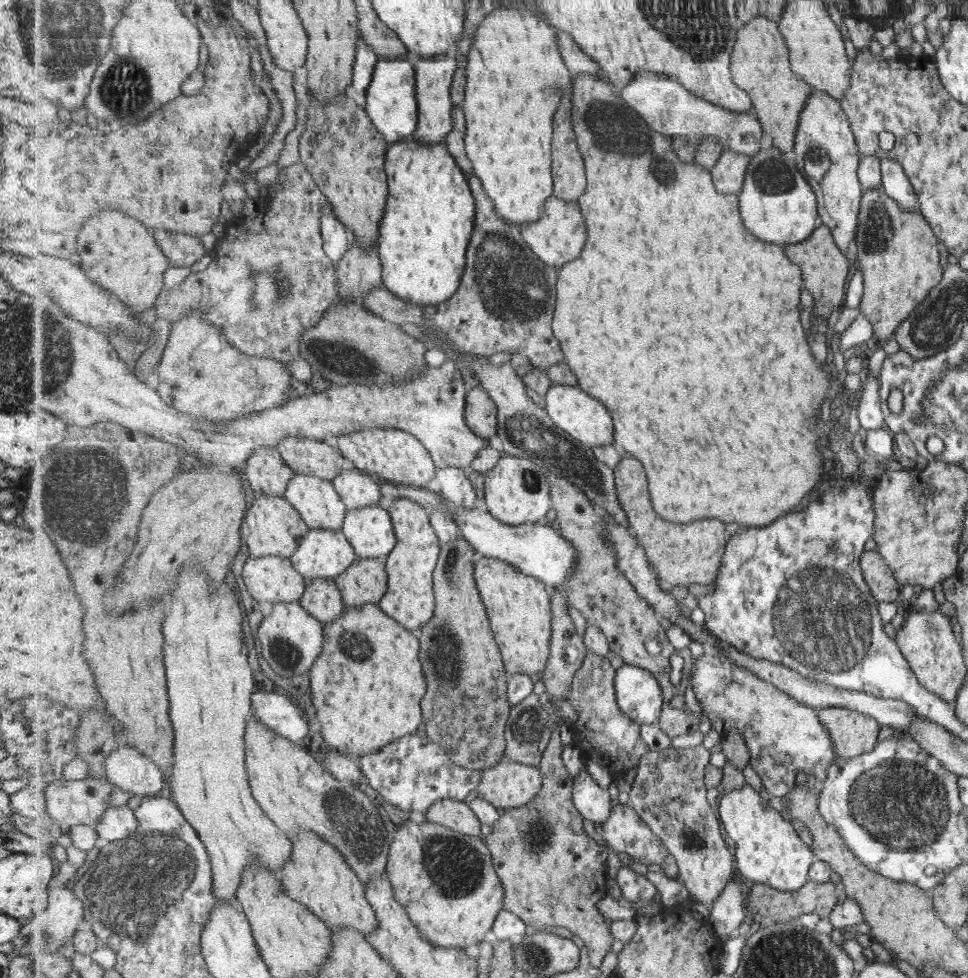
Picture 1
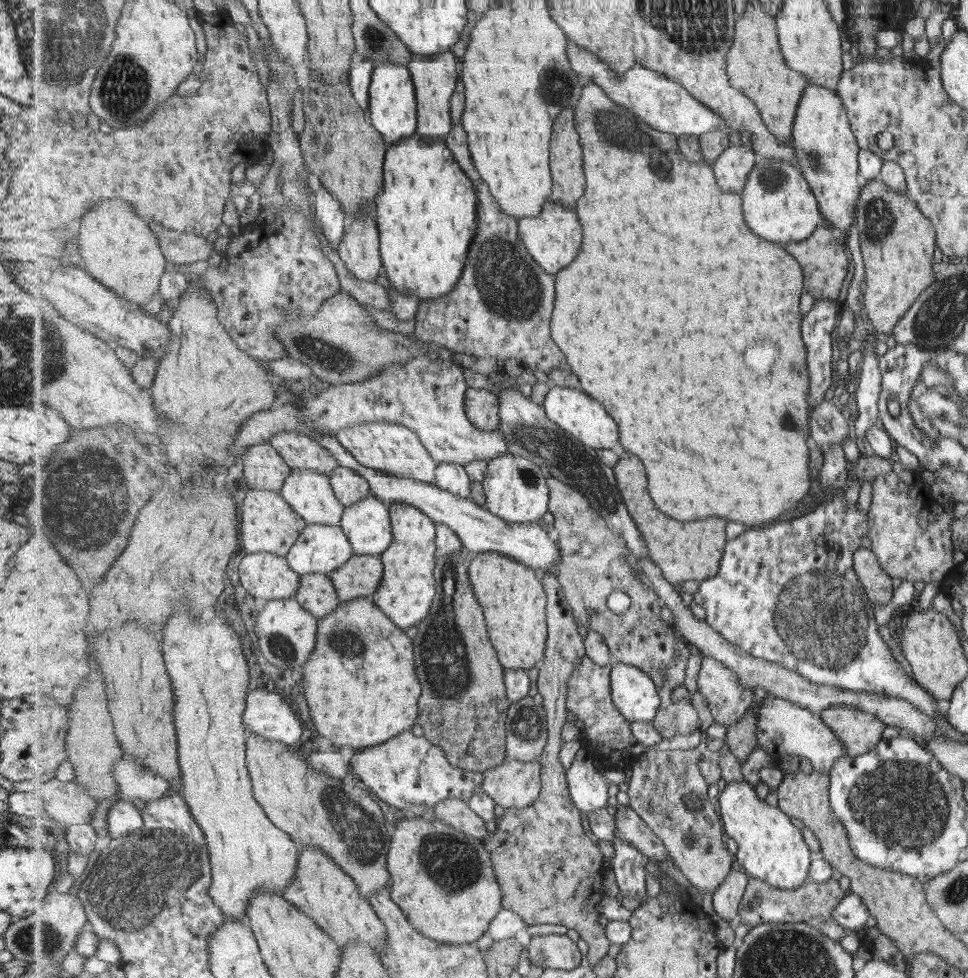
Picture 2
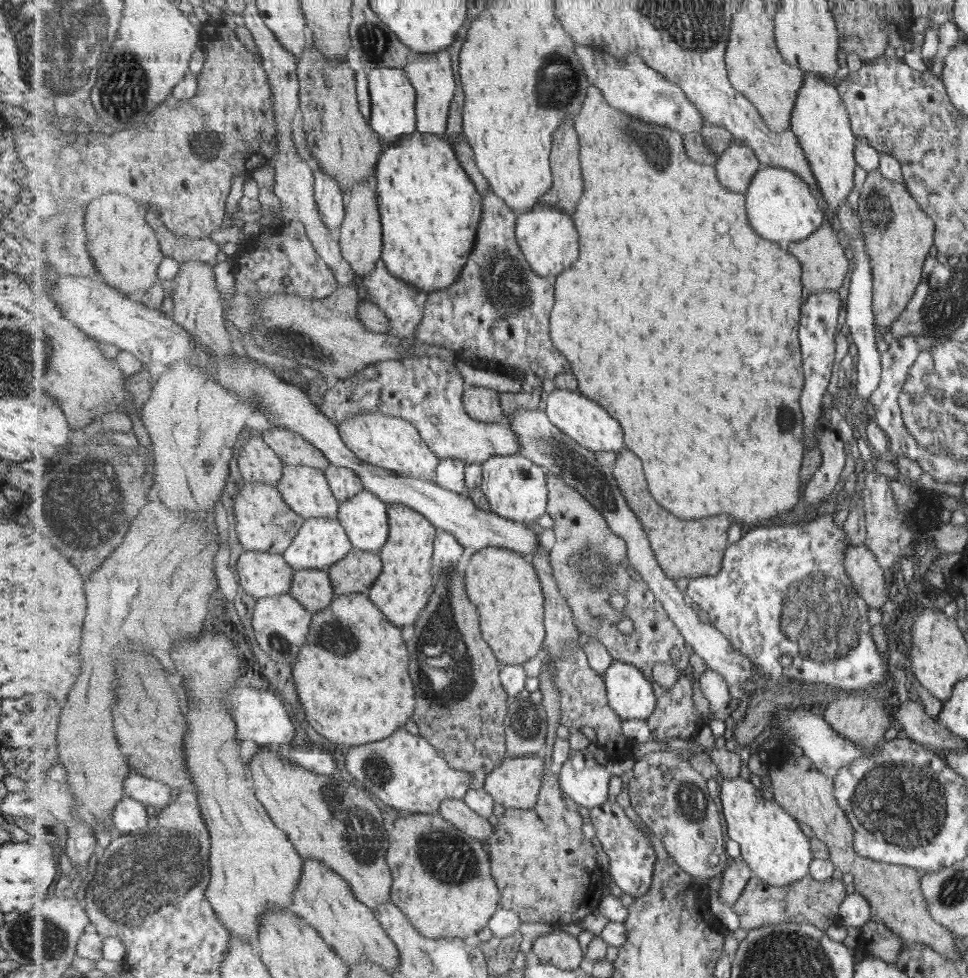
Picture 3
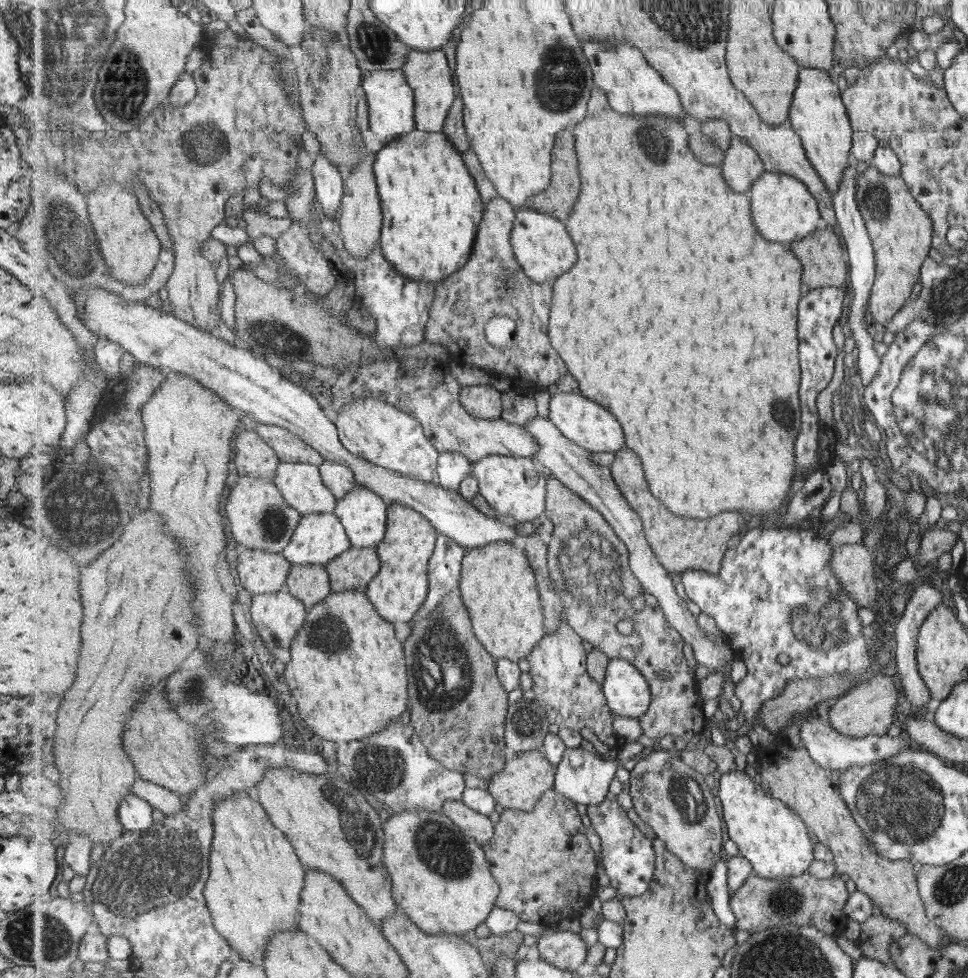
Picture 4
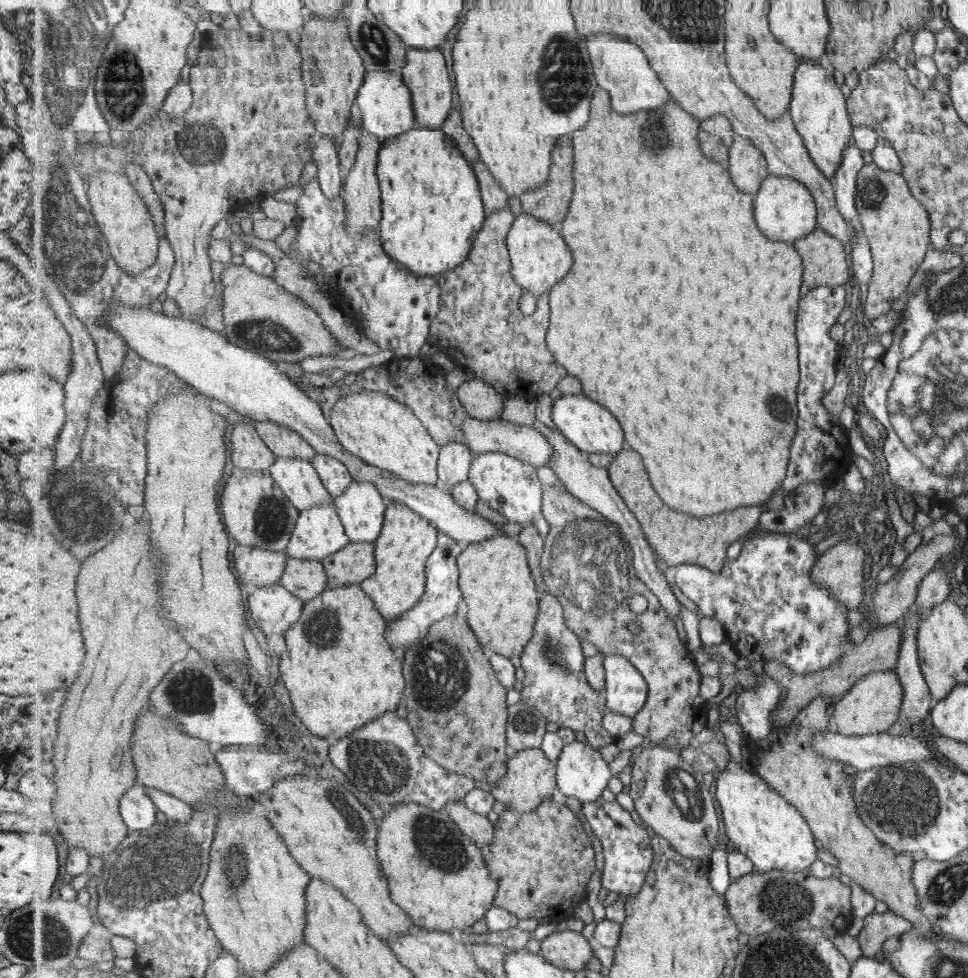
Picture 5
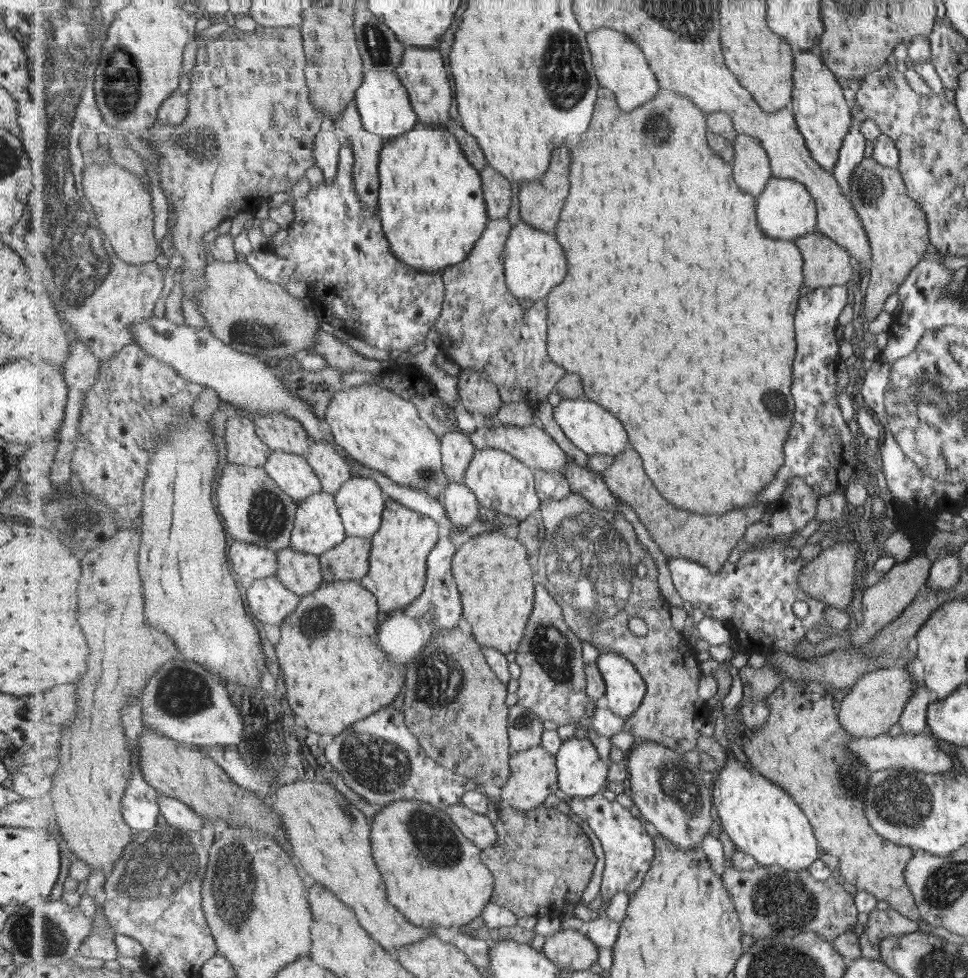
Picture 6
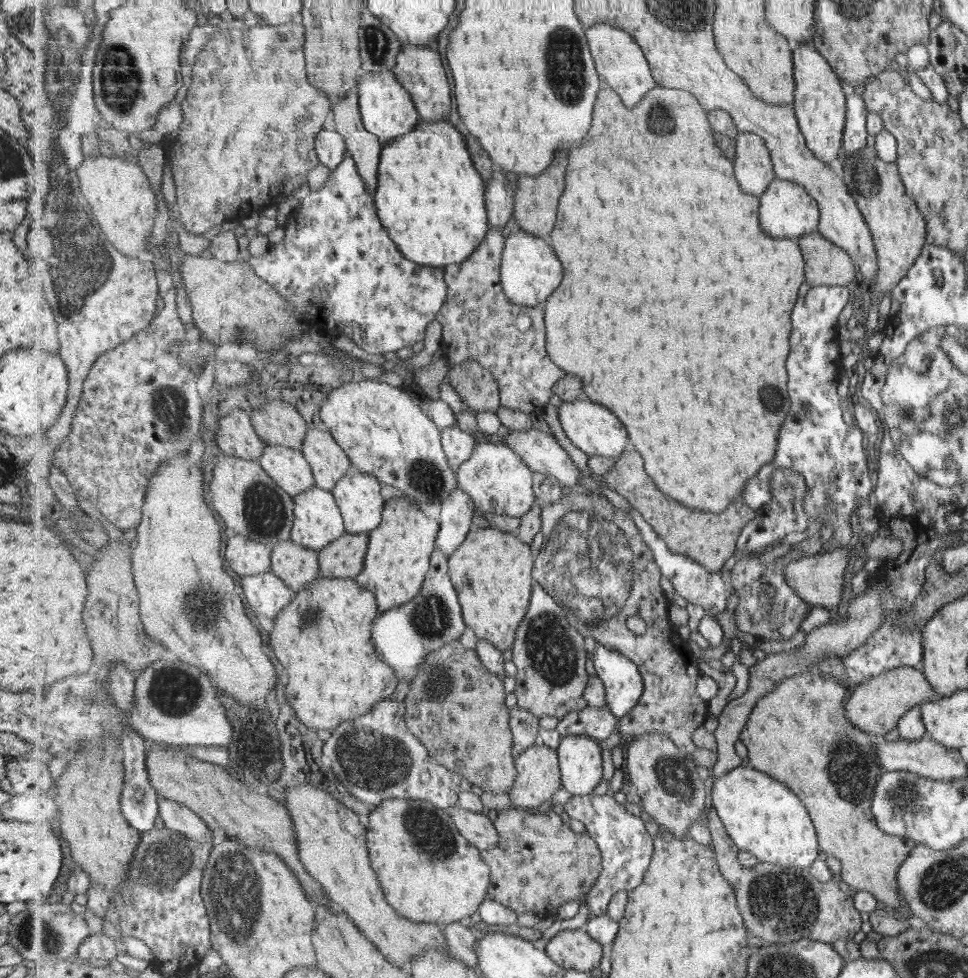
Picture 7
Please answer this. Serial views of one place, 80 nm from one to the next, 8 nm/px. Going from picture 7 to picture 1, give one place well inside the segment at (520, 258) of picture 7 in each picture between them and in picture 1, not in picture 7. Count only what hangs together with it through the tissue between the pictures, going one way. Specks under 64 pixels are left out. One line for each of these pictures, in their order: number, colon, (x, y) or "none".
1: (558, 237)
2: (553, 238)
3: (548, 238)
4: (541, 244)
5: (540, 256)
6: (535, 263)

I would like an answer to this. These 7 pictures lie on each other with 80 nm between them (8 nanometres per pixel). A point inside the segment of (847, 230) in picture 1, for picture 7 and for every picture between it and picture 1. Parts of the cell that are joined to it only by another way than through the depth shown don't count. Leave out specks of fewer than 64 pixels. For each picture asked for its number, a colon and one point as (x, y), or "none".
2: (827, 149)
3: (821, 120)
4: (818, 114)
5: (819, 109)
6: (822, 113)
7: (821, 107)

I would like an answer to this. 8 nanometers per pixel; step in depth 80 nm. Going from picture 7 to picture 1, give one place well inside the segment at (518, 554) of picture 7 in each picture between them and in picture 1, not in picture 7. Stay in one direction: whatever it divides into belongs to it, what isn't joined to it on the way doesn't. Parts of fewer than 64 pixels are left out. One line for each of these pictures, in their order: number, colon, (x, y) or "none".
1: (519, 606)
2: (512, 595)
3: (504, 585)
4: (499, 587)
5: (500, 590)
6: (498, 586)

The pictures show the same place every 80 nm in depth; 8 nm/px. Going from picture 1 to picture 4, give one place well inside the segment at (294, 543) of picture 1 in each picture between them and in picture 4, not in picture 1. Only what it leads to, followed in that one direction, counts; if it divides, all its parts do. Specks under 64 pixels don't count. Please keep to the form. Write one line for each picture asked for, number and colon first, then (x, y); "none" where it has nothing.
2: (269, 524)
3: (264, 521)
4: (260, 518)

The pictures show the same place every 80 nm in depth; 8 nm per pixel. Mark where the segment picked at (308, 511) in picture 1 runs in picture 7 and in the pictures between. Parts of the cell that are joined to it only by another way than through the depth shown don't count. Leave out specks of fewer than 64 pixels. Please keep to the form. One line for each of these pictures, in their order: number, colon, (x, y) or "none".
2: (310, 494)
3: (306, 489)
4: (302, 485)
5: (299, 480)
6: (292, 472)
7: (288, 466)

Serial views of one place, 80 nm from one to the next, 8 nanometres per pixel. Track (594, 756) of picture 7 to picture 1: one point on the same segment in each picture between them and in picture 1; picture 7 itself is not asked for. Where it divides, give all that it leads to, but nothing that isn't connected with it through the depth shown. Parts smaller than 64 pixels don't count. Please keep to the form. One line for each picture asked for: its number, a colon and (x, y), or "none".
1: (593, 801)
2: (589, 788)
3: (589, 787)
4: (588, 784)
5: (582, 773)
6: (581, 772)

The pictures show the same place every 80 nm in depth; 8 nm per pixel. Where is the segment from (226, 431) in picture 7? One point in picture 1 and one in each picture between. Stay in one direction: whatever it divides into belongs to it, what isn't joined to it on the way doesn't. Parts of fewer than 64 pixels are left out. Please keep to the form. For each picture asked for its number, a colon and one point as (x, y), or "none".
1: (267, 472)
2: (264, 468)
3: (258, 463)
4: (254, 457)
5: (249, 451)
6: (244, 446)

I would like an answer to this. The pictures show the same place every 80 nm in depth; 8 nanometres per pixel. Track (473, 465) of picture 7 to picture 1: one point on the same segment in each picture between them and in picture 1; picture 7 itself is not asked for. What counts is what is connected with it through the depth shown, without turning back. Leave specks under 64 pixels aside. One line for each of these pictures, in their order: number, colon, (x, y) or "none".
1: (517, 491)
2: (516, 488)
3: (516, 488)
4: (517, 489)
5: (512, 487)
6: (501, 482)

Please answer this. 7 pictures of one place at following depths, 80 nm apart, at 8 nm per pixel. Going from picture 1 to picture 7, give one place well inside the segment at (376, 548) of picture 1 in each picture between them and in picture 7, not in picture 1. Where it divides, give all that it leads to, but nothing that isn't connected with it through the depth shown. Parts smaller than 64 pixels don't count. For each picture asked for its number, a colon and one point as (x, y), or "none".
2: (368, 525)
3: (365, 517)
4: (364, 514)
5: (362, 509)
6: (360, 502)
7: (362, 505)

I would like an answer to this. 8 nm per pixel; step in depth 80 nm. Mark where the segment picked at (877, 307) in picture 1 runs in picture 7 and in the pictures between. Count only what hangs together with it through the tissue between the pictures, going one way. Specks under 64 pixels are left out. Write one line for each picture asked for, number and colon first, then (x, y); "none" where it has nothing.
2: (896, 240)
3: (898, 233)
4: (900, 230)
5: (896, 225)
6: (897, 227)
7: (898, 227)

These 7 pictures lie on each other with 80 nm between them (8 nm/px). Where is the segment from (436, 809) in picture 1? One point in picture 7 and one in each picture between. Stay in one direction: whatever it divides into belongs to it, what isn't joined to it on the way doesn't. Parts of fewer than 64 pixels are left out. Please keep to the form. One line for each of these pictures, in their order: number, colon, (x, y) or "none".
2: (457, 812)
3: (465, 818)
4: (477, 825)
5: (476, 825)
6: (479, 829)
7: (477, 828)

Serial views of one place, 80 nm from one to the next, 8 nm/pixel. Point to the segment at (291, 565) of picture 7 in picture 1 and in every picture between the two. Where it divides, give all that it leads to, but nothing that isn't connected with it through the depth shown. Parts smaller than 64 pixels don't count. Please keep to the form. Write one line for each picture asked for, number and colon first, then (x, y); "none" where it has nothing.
1: (323, 599)
2: (317, 593)
3: (313, 588)
4: (310, 583)
5: (307, 578)
6: (302, 573)

